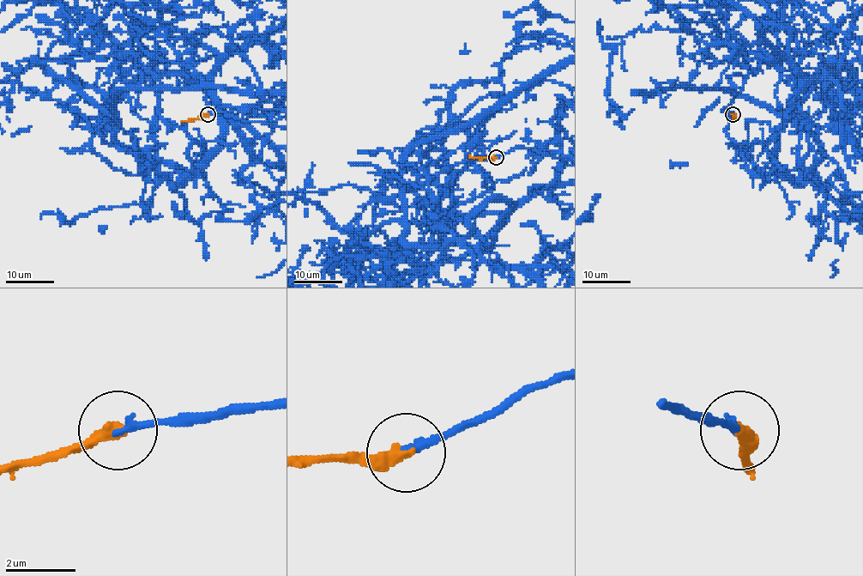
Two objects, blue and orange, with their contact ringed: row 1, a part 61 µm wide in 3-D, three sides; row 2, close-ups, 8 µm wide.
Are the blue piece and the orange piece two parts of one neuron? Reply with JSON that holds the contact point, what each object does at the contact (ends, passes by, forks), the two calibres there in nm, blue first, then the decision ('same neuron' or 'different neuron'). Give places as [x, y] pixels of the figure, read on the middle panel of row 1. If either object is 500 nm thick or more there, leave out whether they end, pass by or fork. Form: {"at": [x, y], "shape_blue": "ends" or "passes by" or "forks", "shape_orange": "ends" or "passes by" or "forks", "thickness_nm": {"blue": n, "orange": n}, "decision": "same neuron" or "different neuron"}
{"at": [496, 157], "shape_blue": "ends", "shape_orange": "ends", "thickness_nm": {"blue": 240, "orange": 400}, "decision": "same neuron"}

